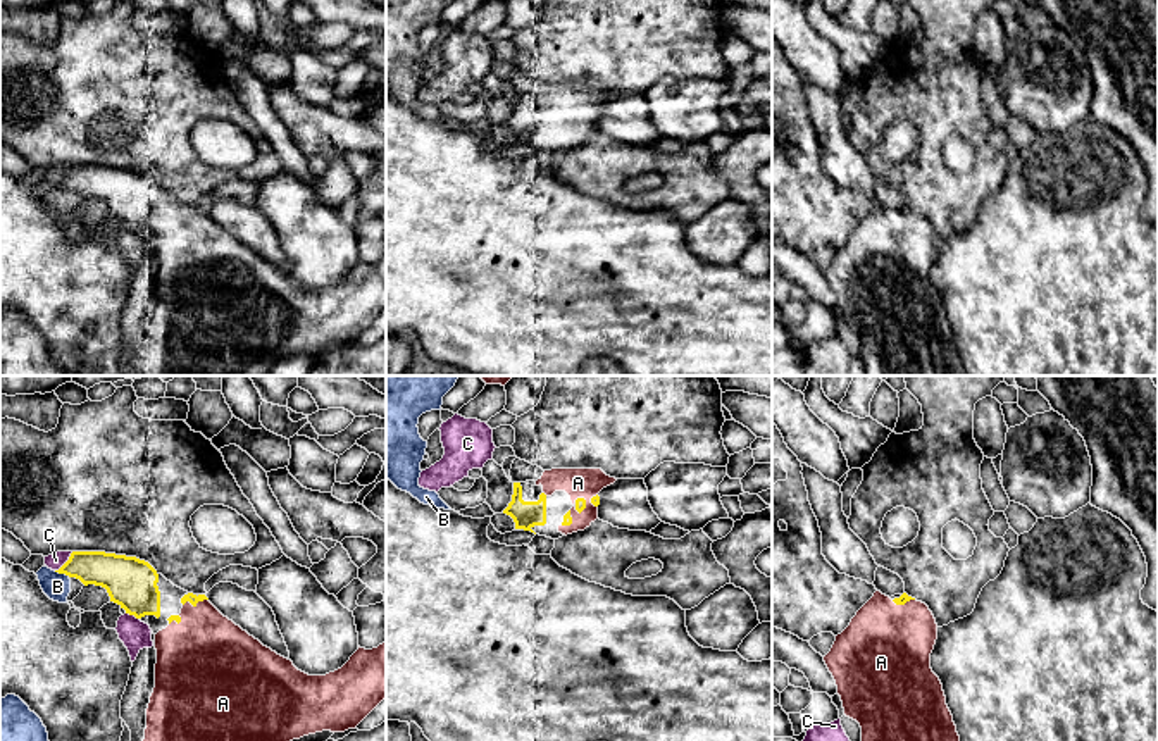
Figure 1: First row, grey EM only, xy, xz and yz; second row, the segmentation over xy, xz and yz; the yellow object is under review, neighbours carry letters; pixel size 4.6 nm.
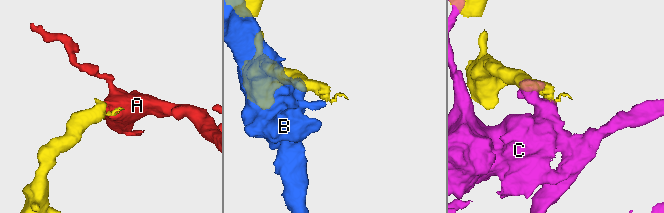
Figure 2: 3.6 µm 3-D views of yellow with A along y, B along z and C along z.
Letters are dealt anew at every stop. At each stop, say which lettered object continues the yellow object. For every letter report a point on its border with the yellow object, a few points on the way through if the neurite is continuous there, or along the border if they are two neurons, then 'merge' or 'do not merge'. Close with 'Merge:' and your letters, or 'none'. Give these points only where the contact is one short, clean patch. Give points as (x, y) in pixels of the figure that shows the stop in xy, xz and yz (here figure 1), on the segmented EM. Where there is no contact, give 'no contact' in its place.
A: meets yellow in xy at (195, 604); runs through xy (190, 597), (195, 604), (205, 655); merge
B: meets yellow in xy at (62, 572); border along xy (54, 571), (69, 576); do not merge
C: meets yellow in xy at (66, 562); do not merge
Merge: A

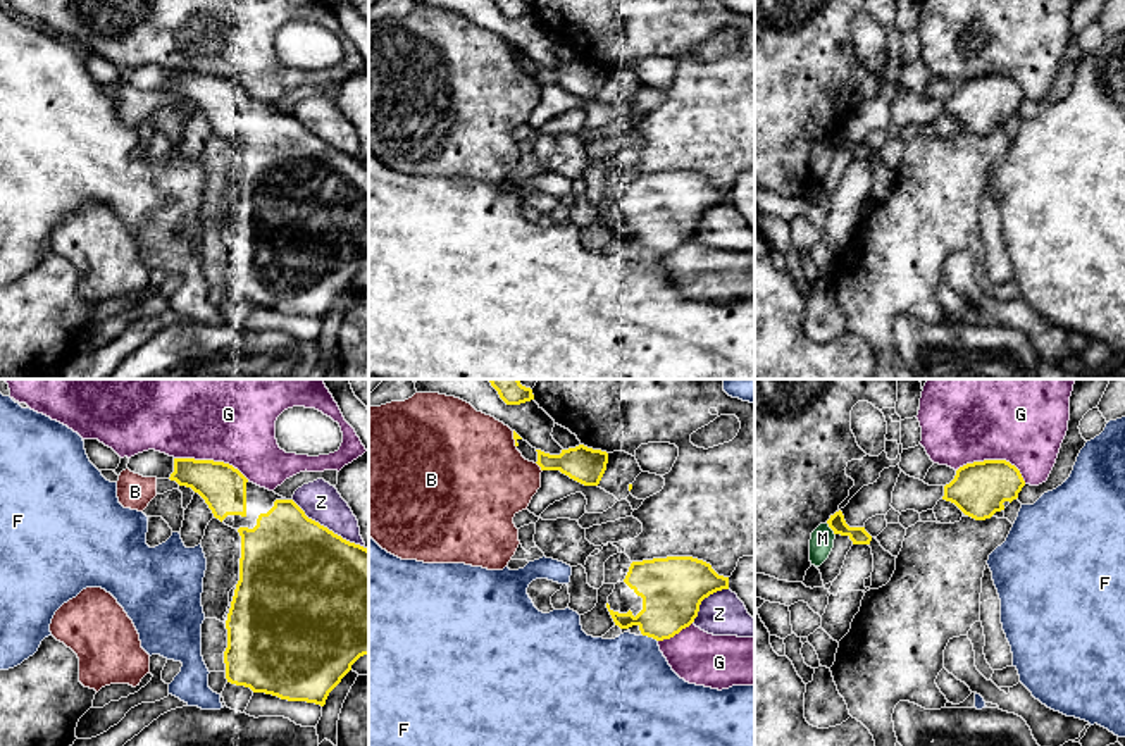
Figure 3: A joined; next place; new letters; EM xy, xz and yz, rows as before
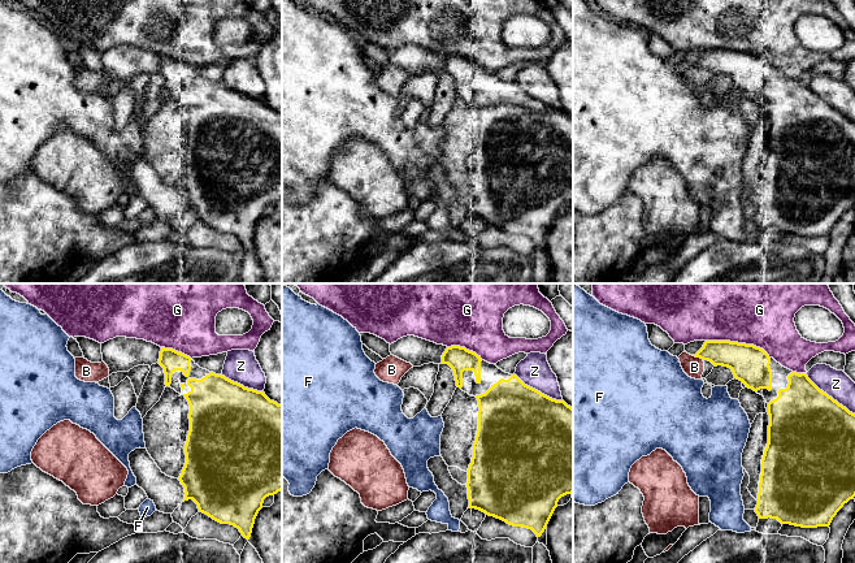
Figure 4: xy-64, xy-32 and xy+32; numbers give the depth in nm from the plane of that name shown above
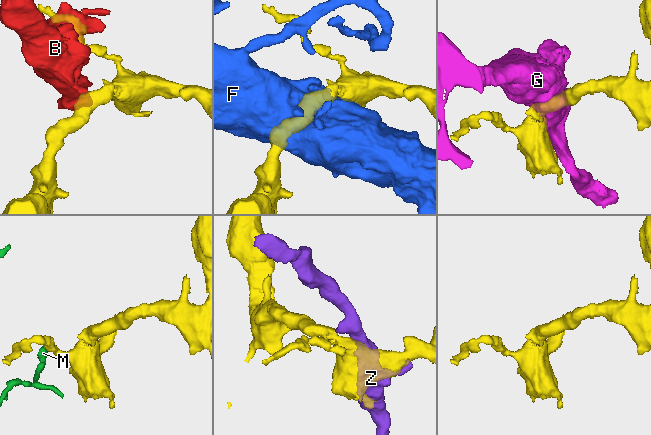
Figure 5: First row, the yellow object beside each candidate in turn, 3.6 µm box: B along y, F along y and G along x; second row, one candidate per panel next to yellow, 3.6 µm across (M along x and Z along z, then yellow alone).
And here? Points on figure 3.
B: meets yellow in xz at (540, 466); do not merge
F: meets yellow in xz at (650, 636); do not merge
G: meets yellow in yz at (994, 460); do not merge
M: meets yellow in yz at (831, 528); border along yz (827, 522), (834, 534); do not merge
Z: meets yellow in xy at (326, 528); do not merge
Merge: none

